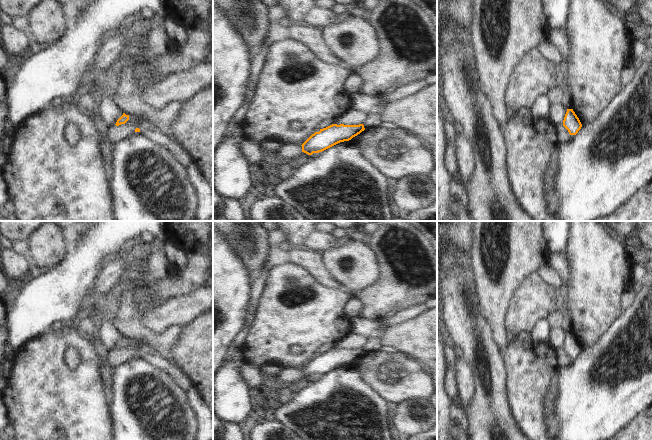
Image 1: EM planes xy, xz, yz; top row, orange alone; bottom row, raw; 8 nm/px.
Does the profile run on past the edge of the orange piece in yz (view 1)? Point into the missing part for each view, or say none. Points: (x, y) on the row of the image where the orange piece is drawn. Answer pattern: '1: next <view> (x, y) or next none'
1: next none

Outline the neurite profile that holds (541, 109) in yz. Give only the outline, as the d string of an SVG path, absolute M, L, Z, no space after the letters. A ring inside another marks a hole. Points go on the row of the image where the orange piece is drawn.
M547 95L541 96L536 99L531 107L531 117L534 121L541 119L550 119L551 116L551 103Z

